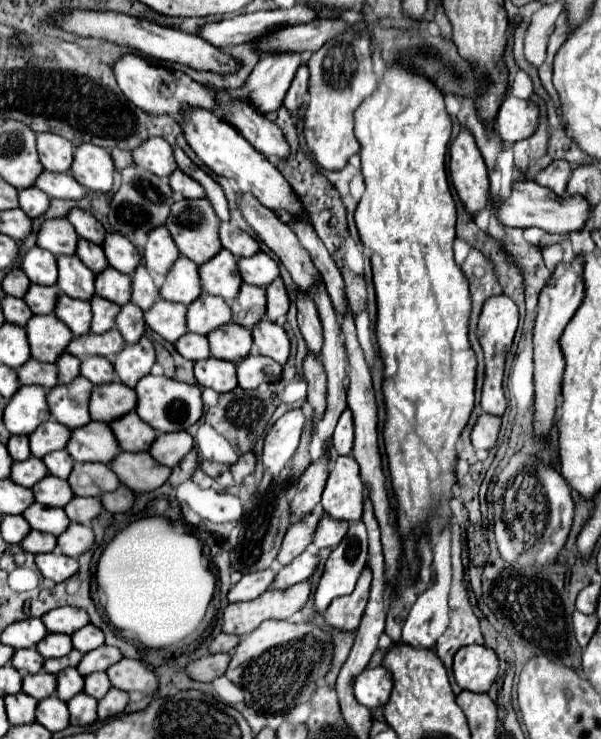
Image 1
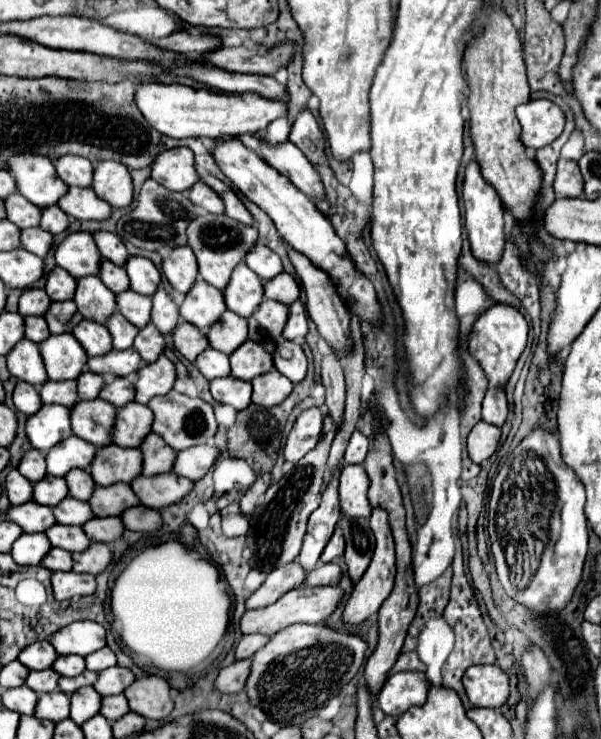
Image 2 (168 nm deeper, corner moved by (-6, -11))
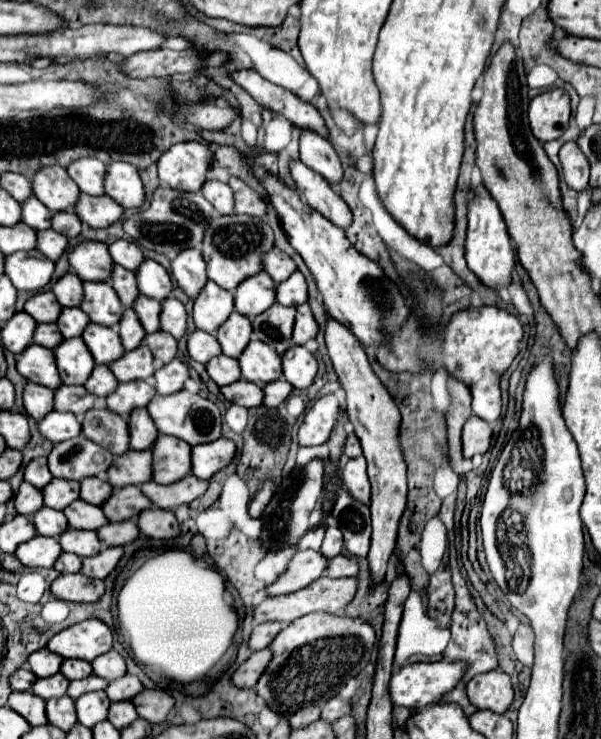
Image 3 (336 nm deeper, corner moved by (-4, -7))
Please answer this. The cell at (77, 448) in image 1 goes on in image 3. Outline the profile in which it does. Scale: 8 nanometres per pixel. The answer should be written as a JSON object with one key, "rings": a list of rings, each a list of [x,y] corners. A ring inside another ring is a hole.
{"rings":[[[127,451],[113,459],[113,467],[105,473],[107,483],[115,489],[125,485],[141,485],[151,479],[151,451]]]}

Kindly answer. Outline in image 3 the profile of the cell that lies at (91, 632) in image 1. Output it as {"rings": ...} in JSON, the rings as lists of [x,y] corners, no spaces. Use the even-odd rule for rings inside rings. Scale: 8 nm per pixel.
{"rings":[[[113,649],[107,651],[105,655],[99,655],[97,659],[93,659],[91,667],[93,667],[95,675],[99,675],[99,677],[103,677],[107,681],[113,681],[113,679],[121,677],[127,671],[123,657],[117,651],[113,651]]]}

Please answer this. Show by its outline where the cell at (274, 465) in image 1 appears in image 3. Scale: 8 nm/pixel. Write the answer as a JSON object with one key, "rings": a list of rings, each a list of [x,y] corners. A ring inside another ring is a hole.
{"rings":[[[325,395],[319,401],[315,401],[303,417],[303,423],[299,425],[297,441],[301,447],[313,447],[323,445],[329,439],[331,429],[335,427],[339,413],[339,401],[335,395]]]}

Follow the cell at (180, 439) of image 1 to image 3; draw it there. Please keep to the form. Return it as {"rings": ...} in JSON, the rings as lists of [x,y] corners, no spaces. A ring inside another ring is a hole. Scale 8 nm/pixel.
{"rings":[[[223,437],[211,443],[195,445],[191,449],[191,473],[199,479],[209,479],[213,473],[229,465],[233,453],[235,453],[235,443]]]}

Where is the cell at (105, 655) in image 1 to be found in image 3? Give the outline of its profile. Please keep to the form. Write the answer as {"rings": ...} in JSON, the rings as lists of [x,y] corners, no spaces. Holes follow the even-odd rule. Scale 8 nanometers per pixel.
{"rings":[[[127,673],[125,677],[121,679],[115,679],[113,683],[107,685],[105,693],[111,701],[121,701],[121,699],[133,699],[139,691],[143,691],[143,685],[141,681],[137,679],[137,675],[131,675]]]}

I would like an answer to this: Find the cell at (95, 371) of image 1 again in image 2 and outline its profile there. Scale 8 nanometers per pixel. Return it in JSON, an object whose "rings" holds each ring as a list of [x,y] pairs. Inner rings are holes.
{"rings":[[[115,377],[113,381],[109,381],[103,387],[99,397],[109,401],[111,405],[115,405],[119,409],[119,407],[125,407],[127,403],[131,403],[135,399],[135,387],[127,377]]]}

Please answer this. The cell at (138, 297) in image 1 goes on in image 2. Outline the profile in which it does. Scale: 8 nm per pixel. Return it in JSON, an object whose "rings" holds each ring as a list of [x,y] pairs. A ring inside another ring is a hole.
{"rings":[[[163,287],[157,289],[153,299],[153,311],[151,311],[151,323],[163,333],[171,333],[173,327],[179,323],[179,307],[173,303],[173,299],[167,295]]]}

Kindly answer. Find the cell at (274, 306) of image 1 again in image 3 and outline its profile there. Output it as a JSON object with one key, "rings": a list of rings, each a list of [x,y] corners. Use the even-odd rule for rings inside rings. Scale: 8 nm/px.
{"rings":[[[307,303],[297,307],[297,317],[295,317],[295,325],[293,325],[293,343],[295,345],[303,345],[305,341],[313,339],[317,335],[317,323],[311,315],[311,309]]]}

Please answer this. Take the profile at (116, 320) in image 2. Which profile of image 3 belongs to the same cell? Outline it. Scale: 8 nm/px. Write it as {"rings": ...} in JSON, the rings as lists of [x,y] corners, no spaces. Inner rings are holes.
{"rings":[[[125,309],[123,311],[123,317],[119,321],[119,335],[121,335],[125,351],[131,351],[131,349],[139,347],[141,339],[145,337],[145,329],[139,323],[139,319],[137,319],[133,309]]]}

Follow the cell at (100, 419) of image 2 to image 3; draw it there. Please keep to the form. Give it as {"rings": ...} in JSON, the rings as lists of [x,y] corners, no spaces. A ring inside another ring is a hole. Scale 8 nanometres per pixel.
{"rings":[[[89,409],[83,419],[83,435],[113,455],[129,449],[127,421],[109,409]]]}

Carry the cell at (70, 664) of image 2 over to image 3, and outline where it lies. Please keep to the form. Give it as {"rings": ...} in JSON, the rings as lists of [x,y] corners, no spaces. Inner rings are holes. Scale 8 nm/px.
{"rings":[[[63,659],[63,663],[61,663],[61,673],[63,673],[69,681],[73,681],[73,679],[83,679],[83,677],[87,677],[91,671],[93,671],[93,669],[91,669],[91,663],[85,663],[85,661],[81,661],[81,659]]]}

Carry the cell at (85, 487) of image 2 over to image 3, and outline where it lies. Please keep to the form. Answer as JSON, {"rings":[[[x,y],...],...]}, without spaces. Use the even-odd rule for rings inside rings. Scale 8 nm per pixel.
{"rings":[[[89,477],[81,481],[81,499],[91,505],[101,505],[109,495],[113,487],[101,479],[101,477]]]}

